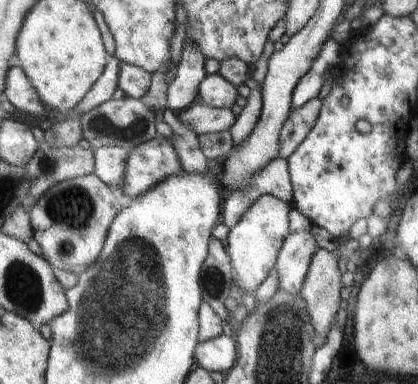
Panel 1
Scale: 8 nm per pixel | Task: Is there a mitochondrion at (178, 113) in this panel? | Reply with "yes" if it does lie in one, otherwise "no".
no

